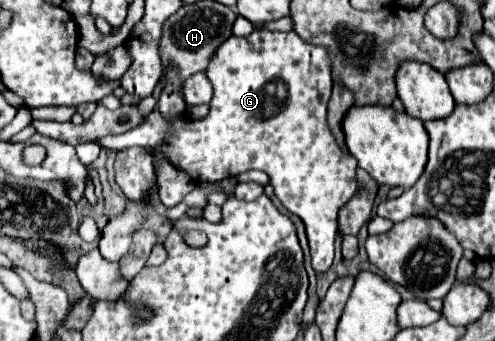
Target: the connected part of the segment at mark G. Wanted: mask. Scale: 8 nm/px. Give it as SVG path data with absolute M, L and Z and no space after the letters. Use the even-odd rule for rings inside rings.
M263 28L253 30L251 36L247 38L231 36L229 40L225 40L221 48L215 52L205 72L215 88L211 110L205 118L195 120L189 116L177 116L169 120L161 116L161 112L153 110L137 128L115 136L105 136L97 144L113 150L129 146L159 146L161 152L167 156L167 160L175 168L183 170L197 184L219 182L223 178L231 178L247 170L267 172L275 188L275 196L281 200L281 204L305 222L313 270L317 274L325 274L333 262L333 242L337 236L337 210L351 196L355 196L359 188L355 182L357 160L351 154L341 152L325 122L327 102L333 86L329 52L325 48L317 48L303 42L293 30L271 32Z

